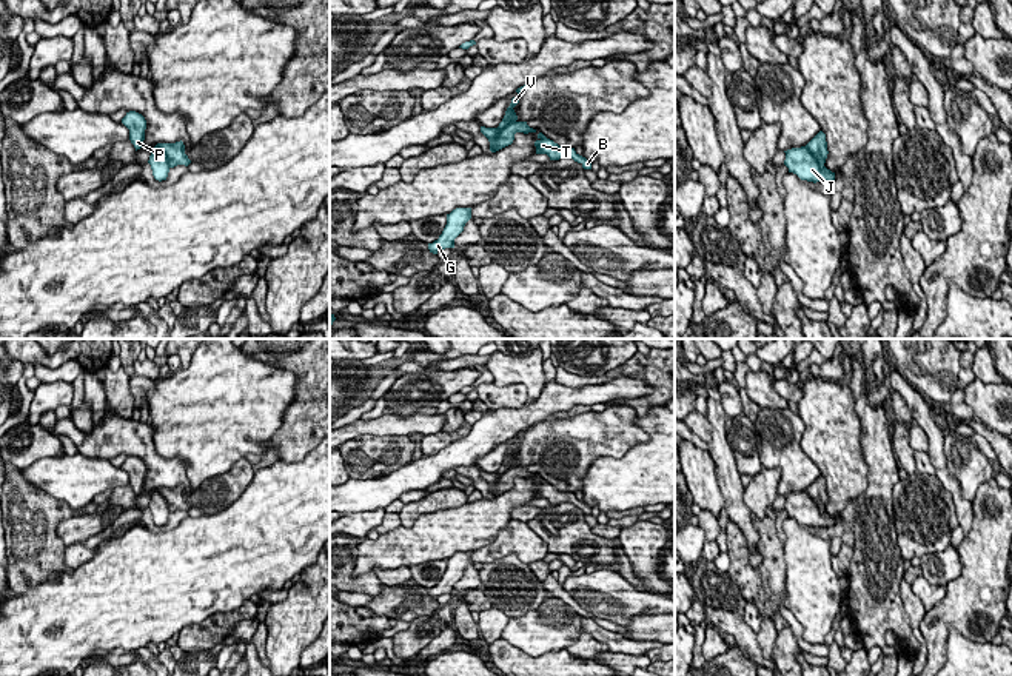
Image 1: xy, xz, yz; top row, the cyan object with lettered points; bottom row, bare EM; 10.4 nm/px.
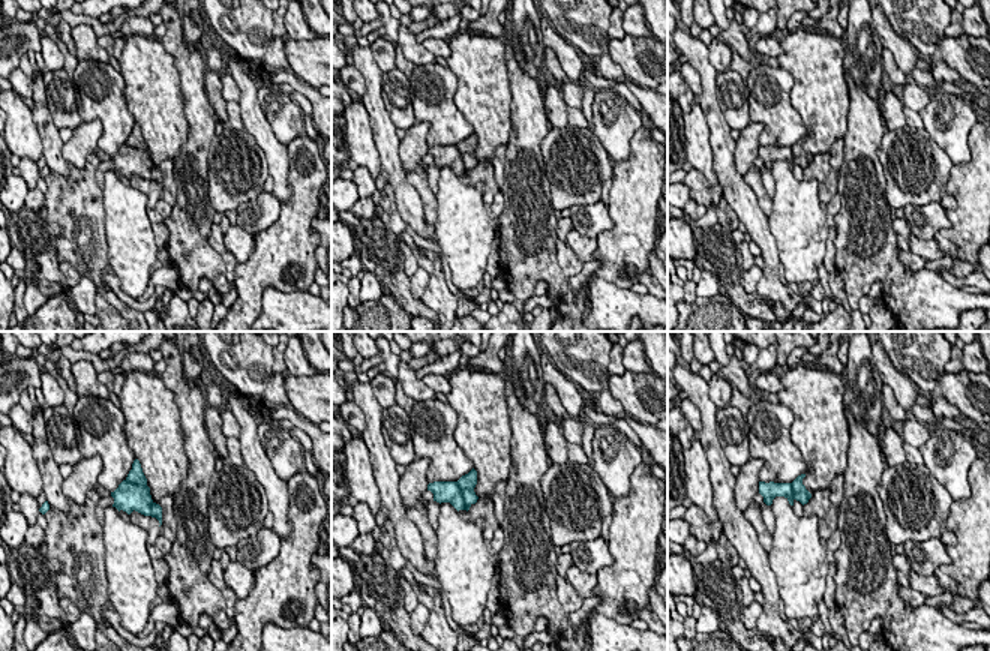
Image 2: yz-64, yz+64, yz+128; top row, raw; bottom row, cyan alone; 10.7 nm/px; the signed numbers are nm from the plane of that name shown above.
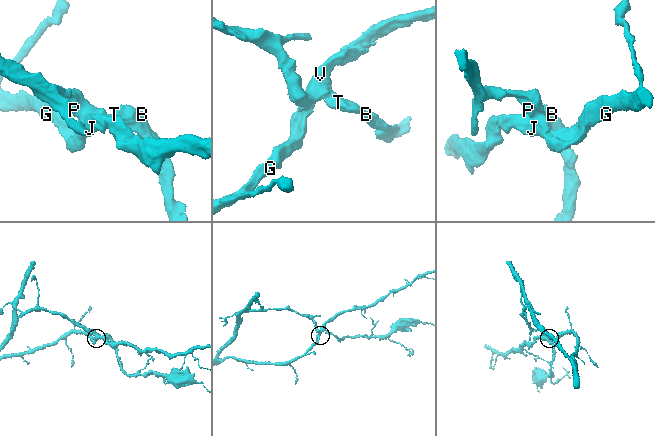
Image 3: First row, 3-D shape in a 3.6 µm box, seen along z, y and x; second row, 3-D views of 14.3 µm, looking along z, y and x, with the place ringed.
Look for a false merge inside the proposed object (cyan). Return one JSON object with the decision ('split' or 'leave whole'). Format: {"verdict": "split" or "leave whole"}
{"verdict": "split"}

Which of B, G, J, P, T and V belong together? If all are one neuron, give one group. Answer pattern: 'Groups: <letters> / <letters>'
Groups: B P T / G J V

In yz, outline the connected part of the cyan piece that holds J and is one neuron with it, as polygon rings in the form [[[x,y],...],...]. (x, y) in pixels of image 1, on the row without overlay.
[[[807,491],[792,493],[784,497],[784,510],[789,513],[789,517],[796,519],[801,525],[813,528],[835,525],[835,517],[826,511],[823,513]]]

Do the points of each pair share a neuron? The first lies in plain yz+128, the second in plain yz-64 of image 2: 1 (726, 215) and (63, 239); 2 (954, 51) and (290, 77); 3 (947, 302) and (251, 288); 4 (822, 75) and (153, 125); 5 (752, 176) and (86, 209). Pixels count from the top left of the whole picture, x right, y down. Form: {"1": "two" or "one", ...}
{"1": "one", "2": "two", "3": "two", "4": "one", "5": "one"}

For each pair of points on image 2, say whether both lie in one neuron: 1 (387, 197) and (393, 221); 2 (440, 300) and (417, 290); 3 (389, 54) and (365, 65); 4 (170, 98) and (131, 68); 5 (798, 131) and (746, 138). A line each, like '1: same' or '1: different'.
1: same
2: different
3: different
4: same
5: different

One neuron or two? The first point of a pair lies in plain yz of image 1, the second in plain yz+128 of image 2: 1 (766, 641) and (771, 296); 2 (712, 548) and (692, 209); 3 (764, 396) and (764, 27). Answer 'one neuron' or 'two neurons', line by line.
1: two neurons
2: one neuron
3: two neurons

